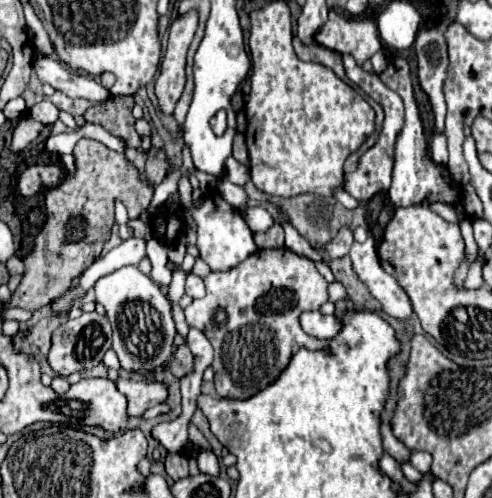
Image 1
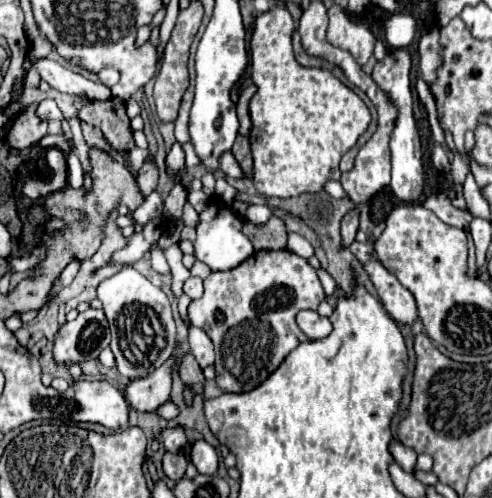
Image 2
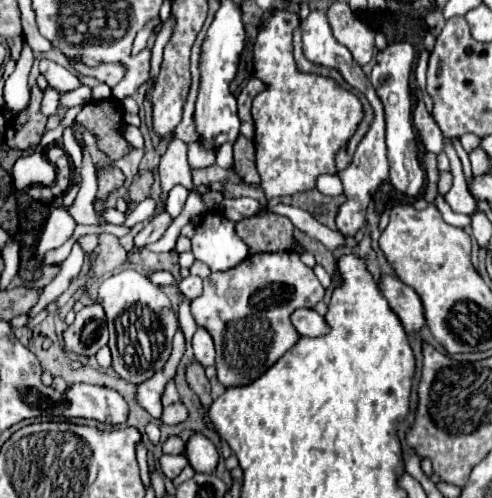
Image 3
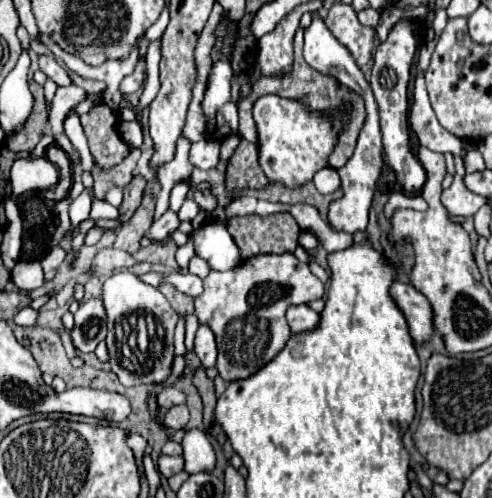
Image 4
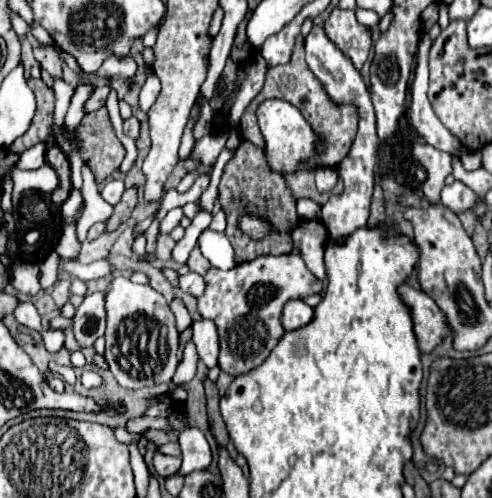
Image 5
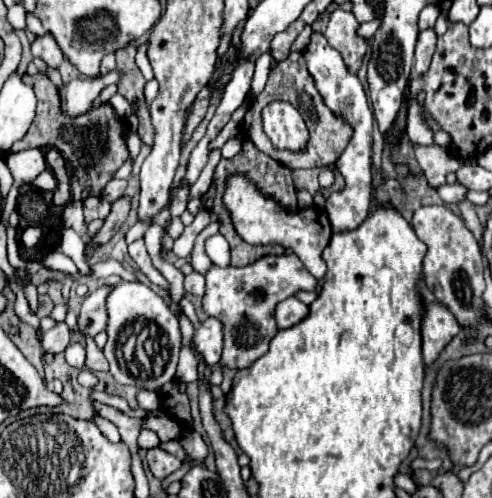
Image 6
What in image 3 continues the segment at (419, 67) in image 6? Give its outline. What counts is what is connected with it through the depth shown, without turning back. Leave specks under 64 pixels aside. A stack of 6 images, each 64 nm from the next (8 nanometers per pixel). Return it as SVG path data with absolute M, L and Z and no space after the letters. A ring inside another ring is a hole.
M418 92L418 106L414 110L414 124L420 132L420 138L422 138L422 144L428 152L442 152L444 150L444 134L440 132L438 124L434 122L434 118L428 114L422 98L420 98L420 92Z

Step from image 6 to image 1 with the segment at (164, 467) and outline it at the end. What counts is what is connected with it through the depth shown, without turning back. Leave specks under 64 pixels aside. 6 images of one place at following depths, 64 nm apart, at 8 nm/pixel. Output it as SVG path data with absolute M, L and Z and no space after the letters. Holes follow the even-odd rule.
M168 454L164 466L166 466L166 474L172 480L180 480L188 476L188 460L182 454Z

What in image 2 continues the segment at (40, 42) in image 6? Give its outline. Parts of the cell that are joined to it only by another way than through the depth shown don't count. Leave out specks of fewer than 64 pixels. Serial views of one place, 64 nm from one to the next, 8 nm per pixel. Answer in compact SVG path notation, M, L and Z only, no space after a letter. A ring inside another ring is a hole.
M50 58L36 60L34 66L38 68L40 78L46 80L58 92L80 94L80 96L86 96L90 100L108 100L108 98L112 98L108 86L104 86L100 82L92 82L92 80L88 80L88 78L84 78L84 76L64 68L64 66L60 66L58 62L54 62Z

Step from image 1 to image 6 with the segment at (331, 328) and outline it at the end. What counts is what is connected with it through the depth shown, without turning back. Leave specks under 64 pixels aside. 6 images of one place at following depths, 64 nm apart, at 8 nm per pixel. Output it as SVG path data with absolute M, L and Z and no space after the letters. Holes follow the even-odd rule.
M286 298L276 308L276 322L278 322L278 328L282 328L282 330L292 328L306 316L308 316L308 306L302 304L298 298Z

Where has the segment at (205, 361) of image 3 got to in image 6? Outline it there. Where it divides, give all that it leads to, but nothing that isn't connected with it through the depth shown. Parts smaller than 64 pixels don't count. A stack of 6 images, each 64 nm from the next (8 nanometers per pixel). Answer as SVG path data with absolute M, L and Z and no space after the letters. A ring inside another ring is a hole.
M216 318L194 324L194 346L208 366L220 362L222 354L222 324Z

